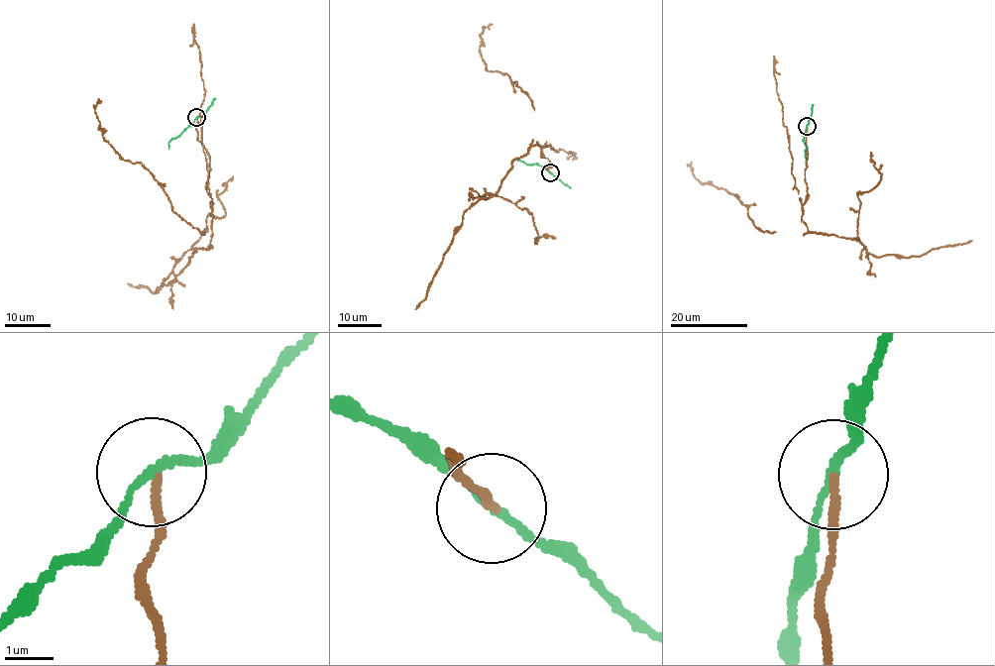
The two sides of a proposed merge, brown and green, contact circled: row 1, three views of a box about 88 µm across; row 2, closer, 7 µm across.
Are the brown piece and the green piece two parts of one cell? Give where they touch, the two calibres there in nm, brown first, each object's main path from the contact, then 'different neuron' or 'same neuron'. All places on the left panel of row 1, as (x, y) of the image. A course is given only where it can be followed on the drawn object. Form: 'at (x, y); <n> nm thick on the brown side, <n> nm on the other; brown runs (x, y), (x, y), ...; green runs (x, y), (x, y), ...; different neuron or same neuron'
at (196, 117); 160 nm thick on the brown side, 140 nm on the other; brown runs (197, 117), (210, 160), (213, 235), (175, 275), (208, 215), (225, 215), (218, 195), (233, 176); green runs (197, 117), (168, 143), (168, 149); different neuron

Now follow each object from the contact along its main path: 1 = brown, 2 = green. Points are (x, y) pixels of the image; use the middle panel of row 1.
1: (550, 172), (537, 141), (512, 162), (497, 191), (481, 199), (506, 199), (532, 216), (537, 241), (555, 239)
2: (550, 172), (535, 164), (517, 161)

